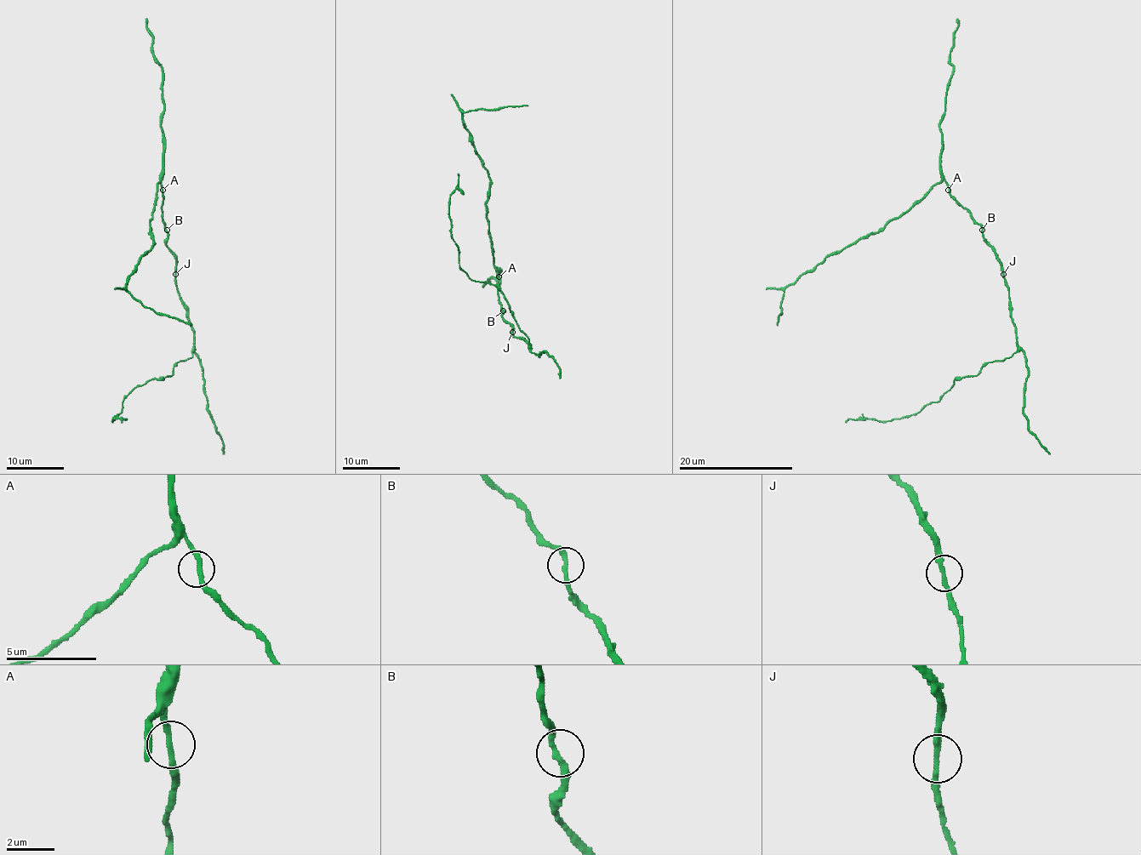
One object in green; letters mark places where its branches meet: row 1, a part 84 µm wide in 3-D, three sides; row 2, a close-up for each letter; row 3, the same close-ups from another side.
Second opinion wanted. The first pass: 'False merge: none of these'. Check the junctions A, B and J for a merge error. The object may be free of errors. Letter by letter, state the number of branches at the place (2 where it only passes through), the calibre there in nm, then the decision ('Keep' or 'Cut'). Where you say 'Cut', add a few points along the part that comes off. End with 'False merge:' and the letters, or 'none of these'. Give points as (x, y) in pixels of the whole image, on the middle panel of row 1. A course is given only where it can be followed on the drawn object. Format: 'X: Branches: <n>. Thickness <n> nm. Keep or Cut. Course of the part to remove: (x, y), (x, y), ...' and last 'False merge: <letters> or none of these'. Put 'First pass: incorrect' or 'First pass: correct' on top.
First pass: correct
A: Branches: 2. Thickness 240 nm. Keep
B: Branches: 2. Thickness 240 nm. Keep
J: Branches: 2. Thickness 240 nm. Keep
False merge: none of these

